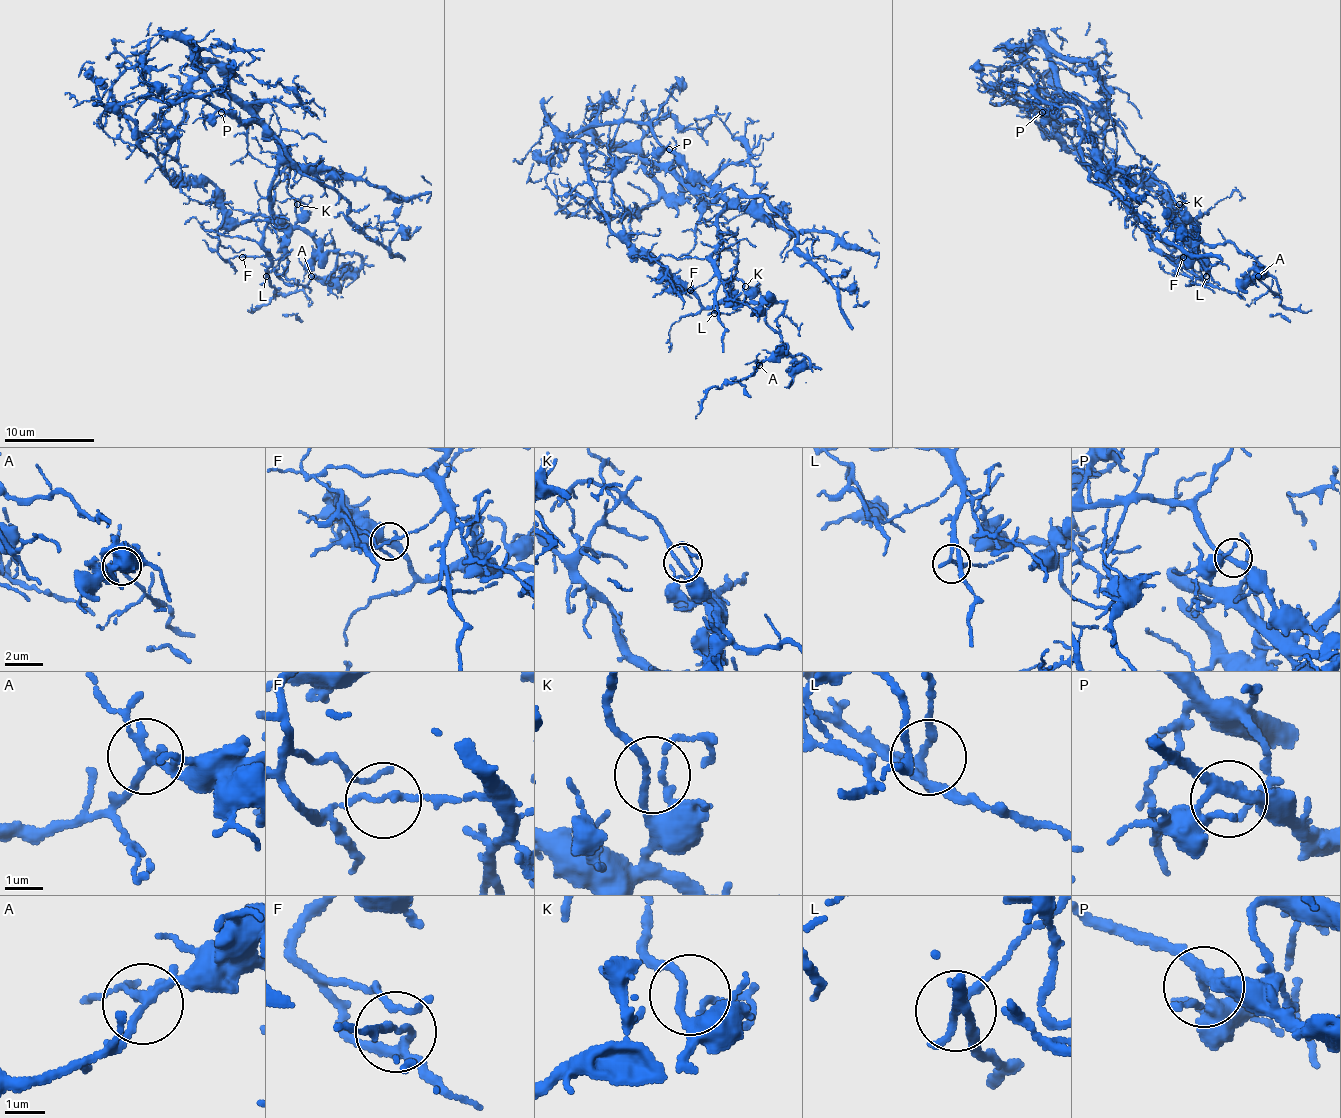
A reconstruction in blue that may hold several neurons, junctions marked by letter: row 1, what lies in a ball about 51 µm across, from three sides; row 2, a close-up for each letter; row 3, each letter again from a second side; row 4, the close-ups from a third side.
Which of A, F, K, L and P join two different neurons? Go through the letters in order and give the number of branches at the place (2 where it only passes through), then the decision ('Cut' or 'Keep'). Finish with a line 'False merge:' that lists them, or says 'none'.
A: Branches: 4. Keep
F: Branches: 4. Cut
K: Branches: 2. Keep
L: Branches: 4. Keep
P: Branches: 3. Keep
False merge: F

